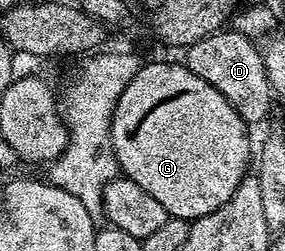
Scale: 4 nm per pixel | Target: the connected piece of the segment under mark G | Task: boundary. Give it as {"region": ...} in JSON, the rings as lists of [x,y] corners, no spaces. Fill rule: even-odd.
{"region":[[[145,61],[141,65],[134,80],[130,80],[130,84],[126,84],[126,88],[114,108],[112,143],[116,153],[116,164],[123,177],[134,180],[134,184],[138,184],[138,188],[150,192],[150,196],[154,196],[154,200],[159,200],[162,203],[162,208],[166,208],[166,212],[171,217],[195,220],[222,208],[222,204],[226,204],[226,200],[230,200],[230,196],[234,196],[238,184],[242,184],[242,180],[249,173],[248,161],[251,163],[254,158],[254,142],[252,146],[251,140],[248,139],[249,123],[244,122],[242,116],[238,116],[238,112],[234,112],[234,108],[230,108],[230,100],[226,100],[226,96],[222,96],[222,92],[218,92],[218,88],[206,84],[206,80],[202,80],[202,76],[194,76],[194,72],[190,72],[187,66],[179,61],[176,62]]]}

